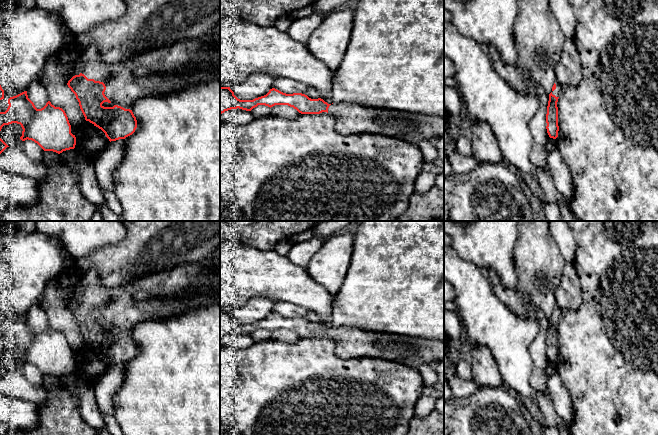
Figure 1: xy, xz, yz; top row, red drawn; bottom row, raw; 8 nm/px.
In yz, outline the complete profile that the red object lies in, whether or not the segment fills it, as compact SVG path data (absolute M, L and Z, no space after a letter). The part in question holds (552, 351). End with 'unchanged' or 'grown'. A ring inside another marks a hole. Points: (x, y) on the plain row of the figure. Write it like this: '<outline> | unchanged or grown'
M566 262L559 286L555 290L556 304L549 318L546 338L546 353L550 362L558 361L557 326L563 310L577 311L582 304L580 280L573 262Z | grown

